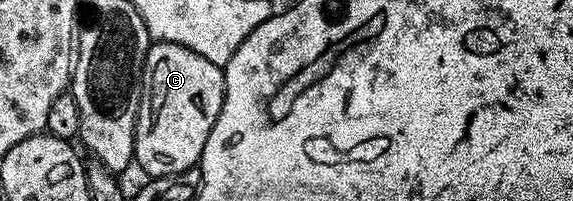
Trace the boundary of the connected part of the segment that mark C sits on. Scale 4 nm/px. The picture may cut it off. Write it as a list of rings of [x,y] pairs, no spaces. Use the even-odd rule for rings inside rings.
[[[162,40],[150,43],[145,59],[145,69],[141,75],[141,101],[139,114],[135,122],[135,157],[136,167],[141,167],[146,177],[177,176],[188,168],[196,168],[201,163],[203,146],[211,134],[211,126],[219,118],[219,110],[225,97],[225,69],[215,62],[207,62],[203,54],[187,50]]]

